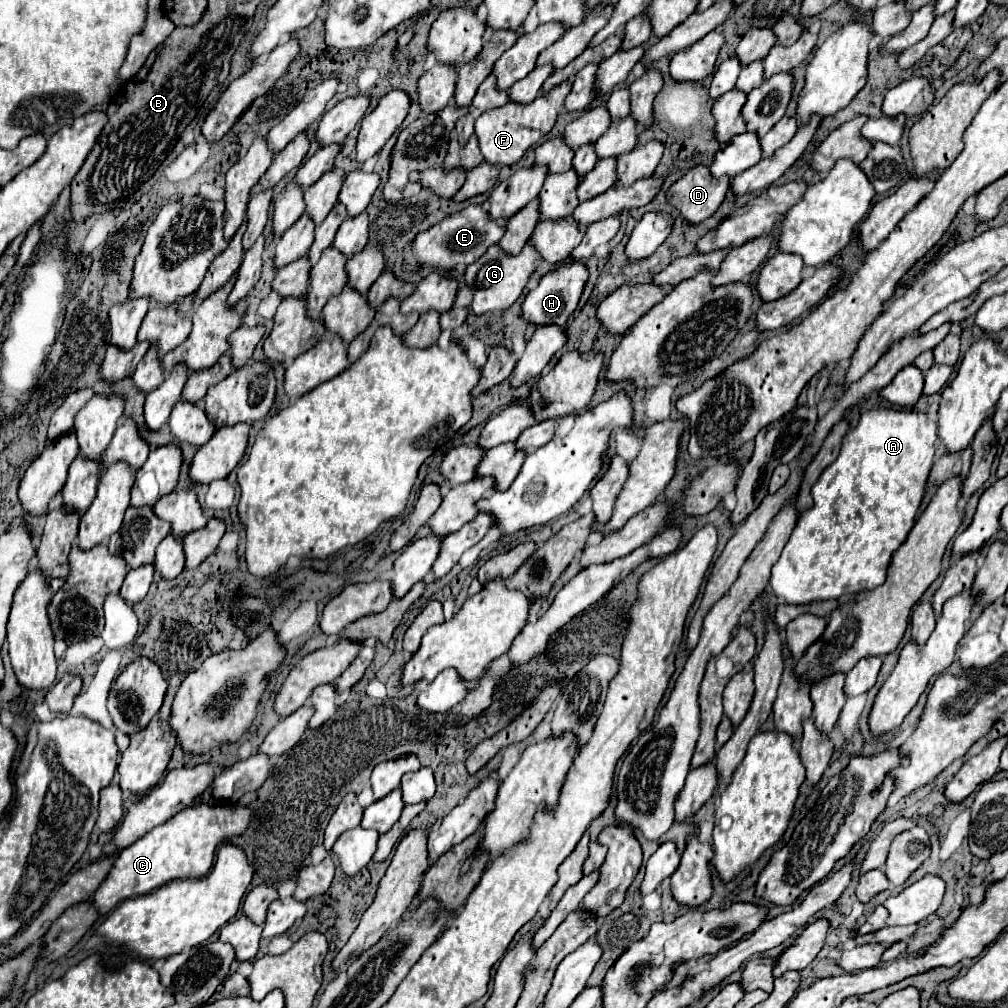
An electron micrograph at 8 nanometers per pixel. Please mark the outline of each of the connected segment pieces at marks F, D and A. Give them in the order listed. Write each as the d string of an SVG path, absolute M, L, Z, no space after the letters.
M565 80L559 86L551 88L549 92L539 94L529 104L509 100L501 108L493 108L493 110L483 112L475 122L475 134L479 136L479 144L481 144L481 152L485 156L485 162L499 164L499 166L519 162L521 156L553 128L557 114L563 108L563 102L569 92L571 92L571 84L569 84L569 80Z
M695 166L669 188L667 200L691 224L697 224L699 220L705 220L719 208L729 186L729 176L713 178L707 166Z
M891 408L869 410L843 438L839 458L823 470L811 488L813 508L803 512L785 544L781 558L771 568L769 586L783 604L809 604L813 600L837 600L847 594L873 590L885 582L893 552L907 540L923 502L933 466L937 424L923 412L897 412Z

